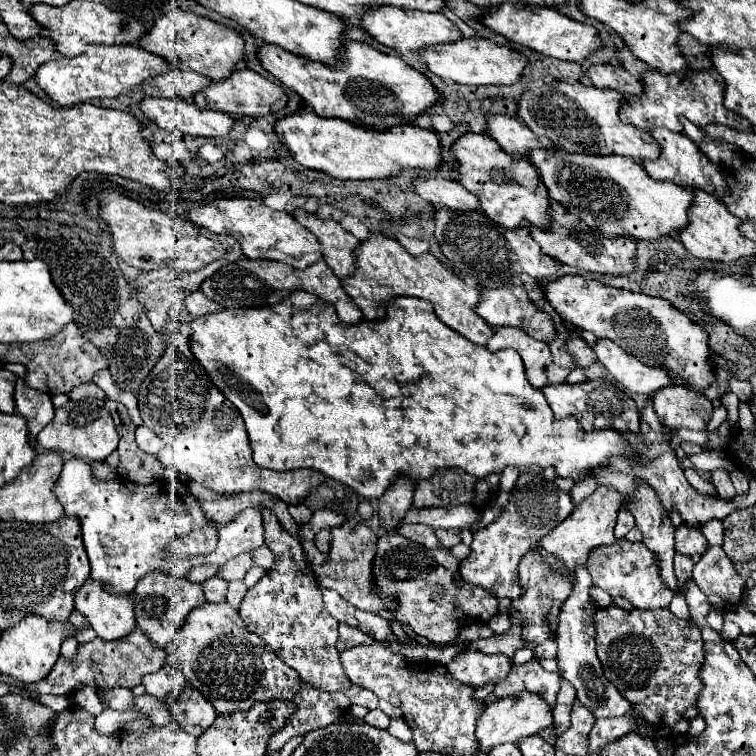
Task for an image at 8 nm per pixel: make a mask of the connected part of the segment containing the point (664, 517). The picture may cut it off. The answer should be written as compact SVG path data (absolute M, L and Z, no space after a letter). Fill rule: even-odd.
M637 483L637 491L631 495L629 511L635 517L637 529L643 533L643 543L653 551L661 581L679 595L677 577L673 575L673 555L675 555L675 527L669 521L669 513L663 509L651 487Z

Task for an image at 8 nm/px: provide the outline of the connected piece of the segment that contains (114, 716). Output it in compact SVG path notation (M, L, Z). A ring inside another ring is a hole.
M103 711L99 717L95 717L95 729L101 735L111 735L121 729L123 721L131 721L135 715L123 713L123 711Z

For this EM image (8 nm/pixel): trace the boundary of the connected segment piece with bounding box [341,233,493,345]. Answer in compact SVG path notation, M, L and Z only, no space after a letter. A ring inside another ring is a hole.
M371 233L369 239L355 249L355 253L357 253L357 273L349 279L343 279L341 285L347 291L347 295L355 301L355 305L361 307L367 321L381 319L385 311L377 311L377 307L383 307L387 301L395 297L417 297L429 301L435 309L435 315L447 327L461 333L469 341L477 345L487 345L487 339L493 337L493 329L485 323L485 319L475 315L475 307L481 301L481 291L461 281L431 253L415 257L409 251L405 251L399 241L387 239L381 233Z

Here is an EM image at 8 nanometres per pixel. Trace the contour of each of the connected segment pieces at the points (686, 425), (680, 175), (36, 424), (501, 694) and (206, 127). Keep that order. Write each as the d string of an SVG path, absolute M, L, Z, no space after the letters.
M673 385L653 393L653 411L661 423L673 431L705 431L711 421L713 403L703 393Z
M657 127L651 133L655 137L655 141L661 145L661 155L655 161L643 161L645 171L657 179L657 181L671 181L677 183L679 187L685 189L701 189L707 191L715 197L723 197L725 193L729 193L729 185L725 183L725 177L721 173L721 169L683 133L673 133L669 129Z
M11 363L3 365L2 368L19 375L19 381L17 381L17 387L15 387L17 413L25 417L29 433L31 433L31 437L35 437L55 417L55 407L51 403L51 397L47 393L43 393L43 391L29 389L29 387L23 385L24 365Z
M529 661L525 665L513 665L513 671L505 681L501 681L493 695L497 699L505 699L507 695L533 693L543 697L551 709L555 709L557 693L559 693L559 673L545 671L537 661Z
M151 99L141 101L141 111L161 129L183 131L187 135L227 137L233 131L235 119L221 111L201 109L187 99Z

